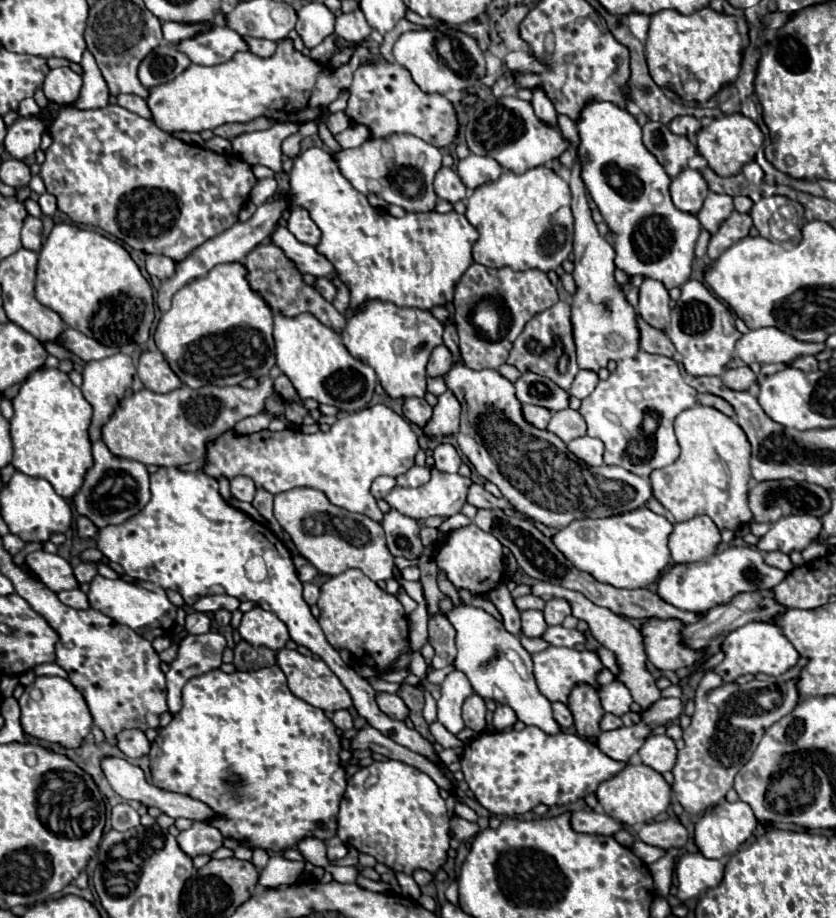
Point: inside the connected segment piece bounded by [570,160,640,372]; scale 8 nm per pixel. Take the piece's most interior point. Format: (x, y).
(604, 322)

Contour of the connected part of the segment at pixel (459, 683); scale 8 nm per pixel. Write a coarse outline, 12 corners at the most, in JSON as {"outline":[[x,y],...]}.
{"outline":[[452,670],[442,682],[438,722],[464,730],[462,702],[472,694],[466,676]]}

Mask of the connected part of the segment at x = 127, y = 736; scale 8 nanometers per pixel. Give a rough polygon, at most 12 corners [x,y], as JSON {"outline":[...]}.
{"outline":[[142,730],[118,734],[116,744],[126,758],[150,752]]}

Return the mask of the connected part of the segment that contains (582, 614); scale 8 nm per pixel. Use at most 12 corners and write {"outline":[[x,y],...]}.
{"outline":[[532,584],[542,600],[566,598],[572,614],[616,654],[618,676],[640,708],[660,698],[638,628],[580,592]]}

